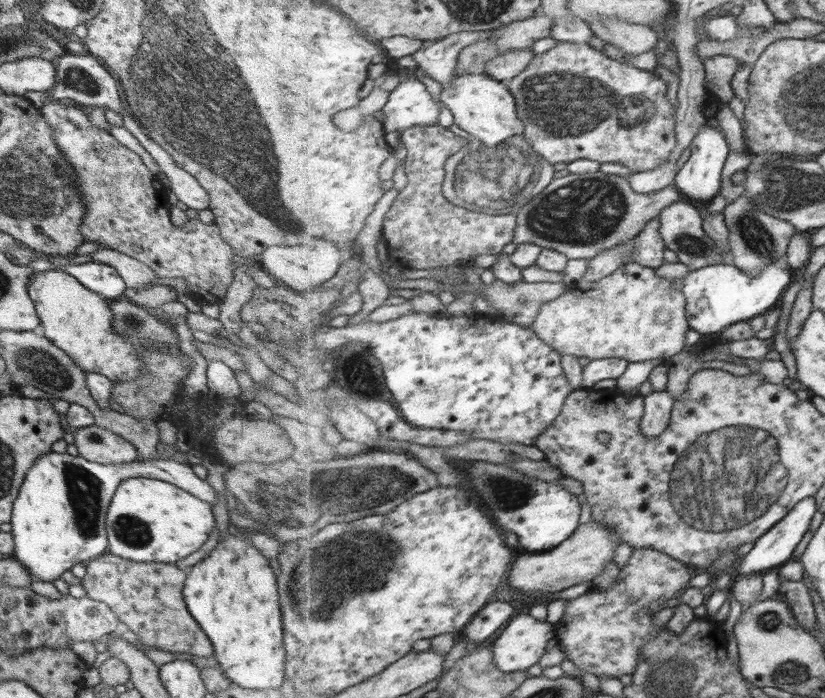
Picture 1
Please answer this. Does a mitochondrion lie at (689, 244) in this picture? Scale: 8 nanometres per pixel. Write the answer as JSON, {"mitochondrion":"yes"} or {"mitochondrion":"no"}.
{"mitochondrion":"yes"}

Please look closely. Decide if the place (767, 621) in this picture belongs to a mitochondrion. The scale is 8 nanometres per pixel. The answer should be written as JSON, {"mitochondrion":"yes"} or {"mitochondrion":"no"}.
{"mitochondrion":"yes"}

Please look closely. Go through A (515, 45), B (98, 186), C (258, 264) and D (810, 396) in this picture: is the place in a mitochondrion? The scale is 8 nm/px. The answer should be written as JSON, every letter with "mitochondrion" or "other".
{"A":"other","B":"mitochondrion","C":"other","D":"other"}

